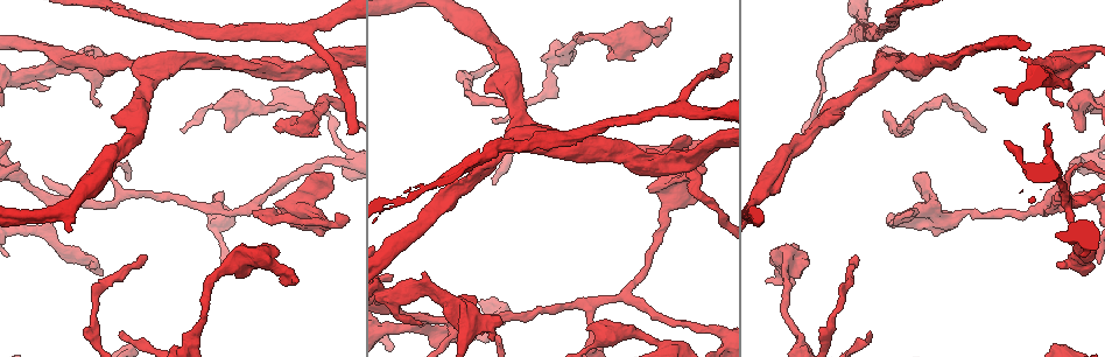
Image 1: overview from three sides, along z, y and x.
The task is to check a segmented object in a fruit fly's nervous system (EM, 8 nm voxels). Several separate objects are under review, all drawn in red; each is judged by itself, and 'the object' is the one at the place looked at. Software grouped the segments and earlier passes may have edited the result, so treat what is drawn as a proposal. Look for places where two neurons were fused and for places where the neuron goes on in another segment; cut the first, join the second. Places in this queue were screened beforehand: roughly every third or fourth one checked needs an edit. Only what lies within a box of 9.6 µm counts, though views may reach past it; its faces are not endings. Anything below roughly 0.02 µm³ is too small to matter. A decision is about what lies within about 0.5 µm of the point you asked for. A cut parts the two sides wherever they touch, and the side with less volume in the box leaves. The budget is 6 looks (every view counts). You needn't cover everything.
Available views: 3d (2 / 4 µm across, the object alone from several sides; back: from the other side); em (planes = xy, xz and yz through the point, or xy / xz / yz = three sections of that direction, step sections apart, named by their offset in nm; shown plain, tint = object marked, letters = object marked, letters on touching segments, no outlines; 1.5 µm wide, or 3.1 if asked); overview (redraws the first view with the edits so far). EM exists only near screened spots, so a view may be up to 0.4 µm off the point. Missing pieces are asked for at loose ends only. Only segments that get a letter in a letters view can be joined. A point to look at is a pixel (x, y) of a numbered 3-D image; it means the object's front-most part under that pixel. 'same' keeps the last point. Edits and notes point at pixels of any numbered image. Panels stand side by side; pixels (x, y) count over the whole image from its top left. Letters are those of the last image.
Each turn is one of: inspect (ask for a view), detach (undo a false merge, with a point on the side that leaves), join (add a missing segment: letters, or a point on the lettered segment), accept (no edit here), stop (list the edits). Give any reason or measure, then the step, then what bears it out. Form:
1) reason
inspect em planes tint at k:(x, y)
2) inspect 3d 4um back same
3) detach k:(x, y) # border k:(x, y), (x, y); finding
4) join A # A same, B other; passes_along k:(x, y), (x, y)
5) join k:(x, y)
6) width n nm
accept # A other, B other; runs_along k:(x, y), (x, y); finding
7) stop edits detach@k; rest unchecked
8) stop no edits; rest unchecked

tapers out
inspect em planes letters at 1:(46, 89)

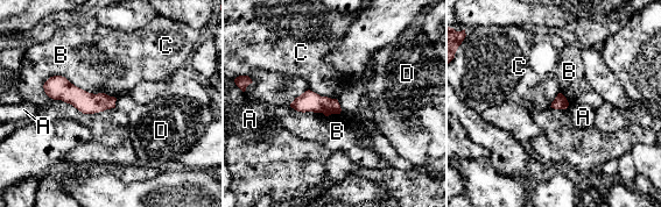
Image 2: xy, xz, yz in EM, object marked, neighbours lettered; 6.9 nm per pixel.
accept # A other, B other, C other, D other; none of them fits

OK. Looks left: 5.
stops while still wide
inspect em planes plain at 1:(1080, 129)

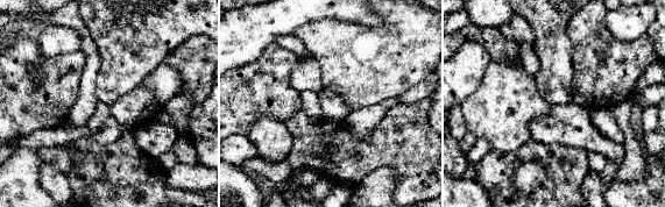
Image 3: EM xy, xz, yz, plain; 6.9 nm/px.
inspect em planes letters same

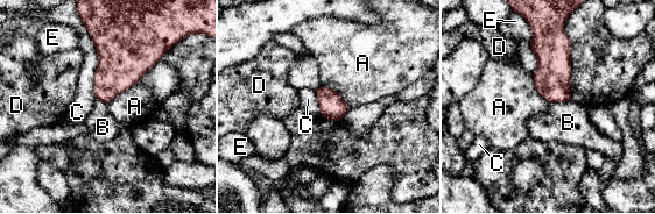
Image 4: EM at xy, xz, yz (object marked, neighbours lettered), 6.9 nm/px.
longest_contact C 550 nm
accept # A other, B other, C other, D other, E other; no lettered segment goes on from it

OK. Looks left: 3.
calibre changes
inspect em planes letters at 1:(341, 160)

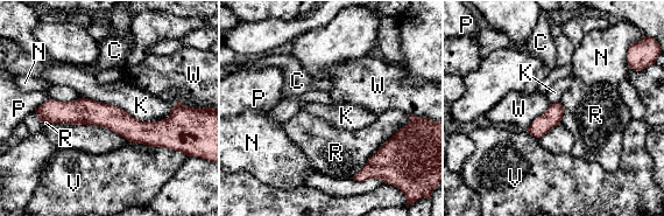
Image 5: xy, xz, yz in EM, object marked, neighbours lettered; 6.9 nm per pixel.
width 130 nm
accept # C other, K other, N other, P other, R other, V other, W other; one neuron here

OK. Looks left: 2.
stop no edits; rest unchecked

